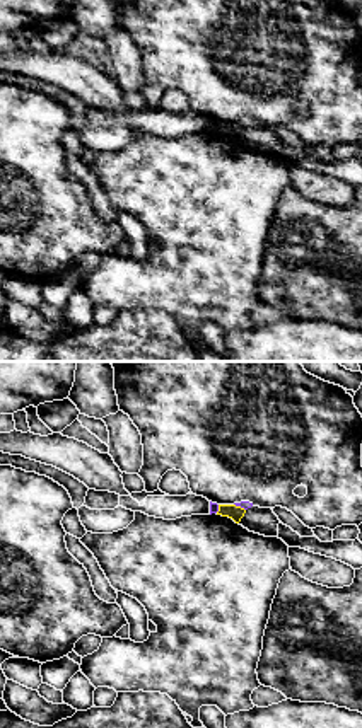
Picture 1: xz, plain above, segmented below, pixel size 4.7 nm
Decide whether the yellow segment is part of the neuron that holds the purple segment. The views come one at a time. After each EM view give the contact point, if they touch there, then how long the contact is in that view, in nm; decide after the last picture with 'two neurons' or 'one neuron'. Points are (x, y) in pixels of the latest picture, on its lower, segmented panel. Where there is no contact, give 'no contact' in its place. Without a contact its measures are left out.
meets purple at (239, 505); contact 70 nm long

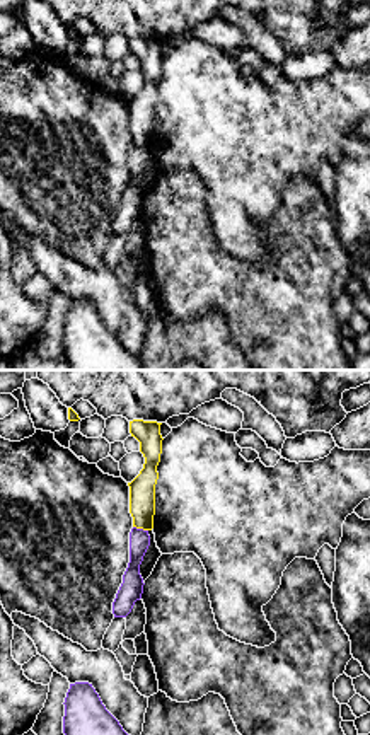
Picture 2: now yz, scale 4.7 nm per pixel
meets purple at (140, 529); contact 80 nm long

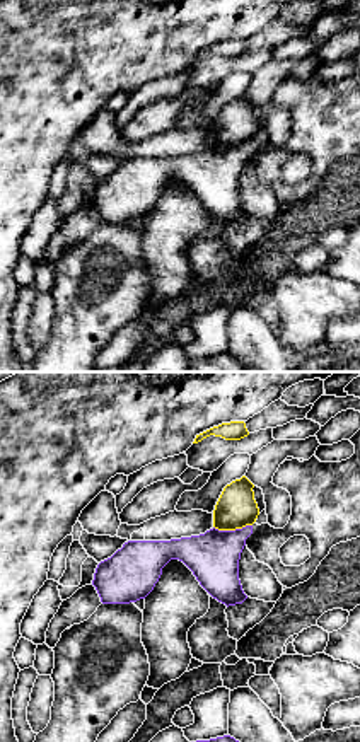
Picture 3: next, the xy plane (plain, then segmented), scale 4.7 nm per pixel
meets purple at (232, 531); contact 180 nm long

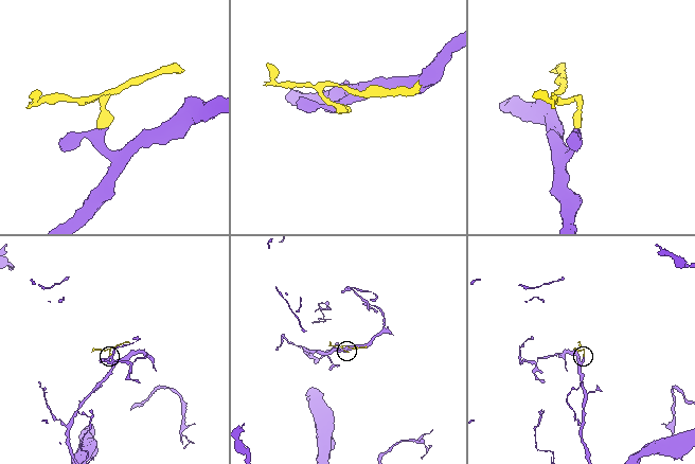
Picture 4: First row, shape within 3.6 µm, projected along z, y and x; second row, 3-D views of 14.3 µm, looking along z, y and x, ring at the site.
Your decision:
two neurons

